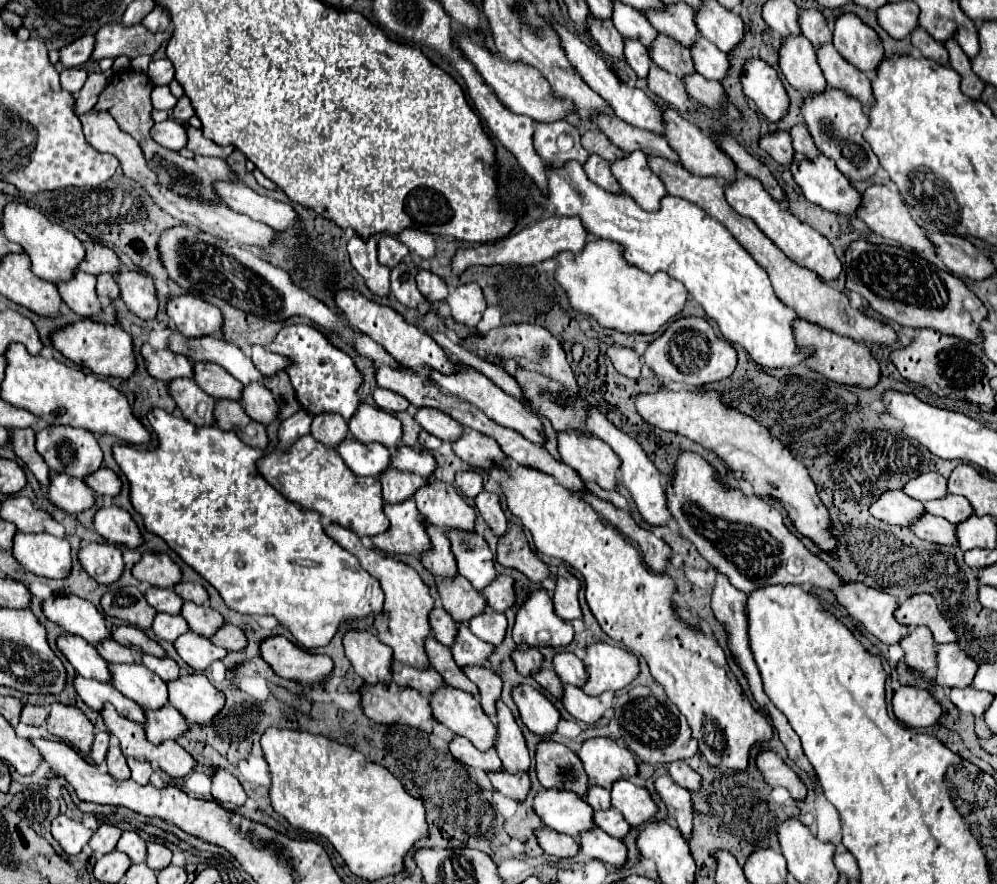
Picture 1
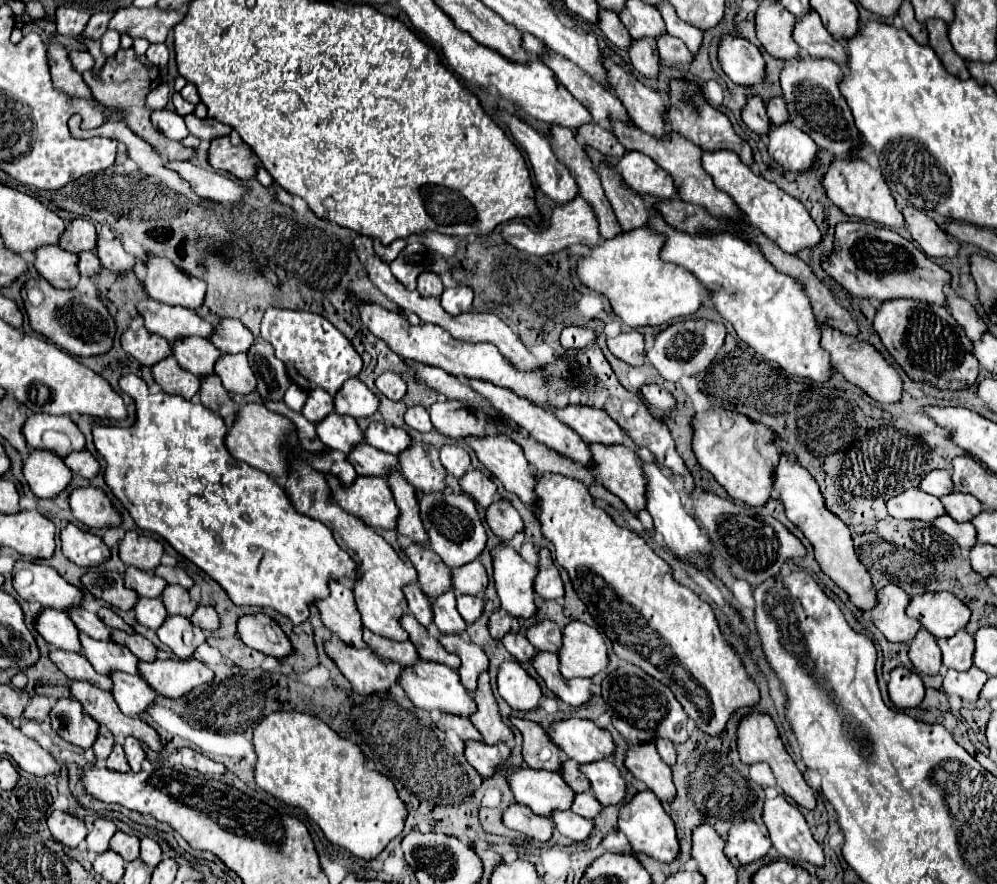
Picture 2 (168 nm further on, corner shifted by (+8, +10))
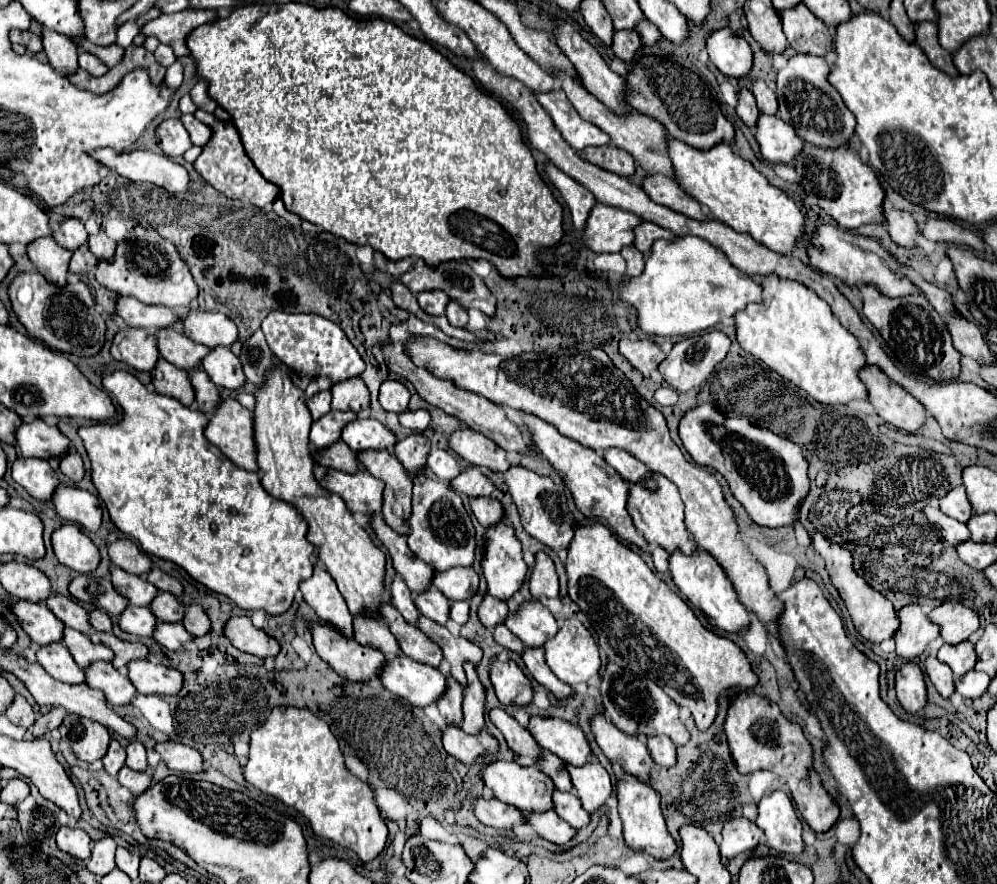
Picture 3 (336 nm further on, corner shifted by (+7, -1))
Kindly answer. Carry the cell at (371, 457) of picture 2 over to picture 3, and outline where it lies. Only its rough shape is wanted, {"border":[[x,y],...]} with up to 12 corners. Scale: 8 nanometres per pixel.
{"border":[[345,441],[319,451],[315,461],[341,473],[361,469],[359,455]]}

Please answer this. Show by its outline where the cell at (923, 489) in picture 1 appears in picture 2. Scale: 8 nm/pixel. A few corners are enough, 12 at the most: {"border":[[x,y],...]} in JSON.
{"border":[[934,470],[922,480],[924,492],[938,496],[954,492],[952,476]]}

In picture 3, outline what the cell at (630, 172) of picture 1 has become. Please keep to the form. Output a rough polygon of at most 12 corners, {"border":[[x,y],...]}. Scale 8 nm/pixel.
{"border":[[645,175],[651,201],[693,219],[705,219],[701,203],[665,175]]}

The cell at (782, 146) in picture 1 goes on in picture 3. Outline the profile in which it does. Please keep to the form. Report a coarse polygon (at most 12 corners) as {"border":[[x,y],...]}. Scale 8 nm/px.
{"border":[[749,89],[739,91],[737,115],[747,127],[755,127],[759,109]]}

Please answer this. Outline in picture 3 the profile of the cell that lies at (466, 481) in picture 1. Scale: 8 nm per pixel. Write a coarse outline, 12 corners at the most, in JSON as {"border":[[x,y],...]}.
{"border":[[431,449],[427,467],[445,483],[461,473],[445,449]]}

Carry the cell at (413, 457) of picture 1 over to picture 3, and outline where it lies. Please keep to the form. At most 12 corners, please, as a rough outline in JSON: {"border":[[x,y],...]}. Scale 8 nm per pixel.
{"border":[[355,419],[341,439],[353,451],[385,451],[397,437],[379,421]]}

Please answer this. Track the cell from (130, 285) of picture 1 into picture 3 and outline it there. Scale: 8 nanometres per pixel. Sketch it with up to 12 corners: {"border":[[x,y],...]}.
{"border":[[105,231],[89,237],[99,263],[113,263],[117,243]]}

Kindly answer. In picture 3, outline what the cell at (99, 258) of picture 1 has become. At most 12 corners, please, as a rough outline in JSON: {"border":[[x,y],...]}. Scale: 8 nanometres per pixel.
{"border":[[65,219],[53,239],[67,251],[87,243],[89,233],[77,219]]}

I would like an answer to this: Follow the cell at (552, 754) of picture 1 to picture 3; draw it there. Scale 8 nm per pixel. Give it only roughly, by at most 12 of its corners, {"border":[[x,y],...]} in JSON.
{"border":[[491,709],[493,725],[517,755],[537,763],[541,747],[503,709]]}

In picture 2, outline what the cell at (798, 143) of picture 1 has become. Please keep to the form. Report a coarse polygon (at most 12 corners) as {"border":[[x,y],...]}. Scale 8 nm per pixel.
{"border":[[772,98],[766,104],[768,116],[774,124],[788,120],[782,98]]}

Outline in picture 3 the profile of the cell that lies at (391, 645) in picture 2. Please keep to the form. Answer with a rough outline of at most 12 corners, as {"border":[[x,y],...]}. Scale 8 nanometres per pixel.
{"border":[[353,619],[355,641],[379,649],[387,661],[401,655],[381,619]]}

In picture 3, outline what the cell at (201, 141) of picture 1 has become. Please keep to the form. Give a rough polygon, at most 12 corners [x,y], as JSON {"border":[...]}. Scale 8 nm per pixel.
{"border":[[181,115],[193,145],[203,147],[213,129],[193,115]]}

